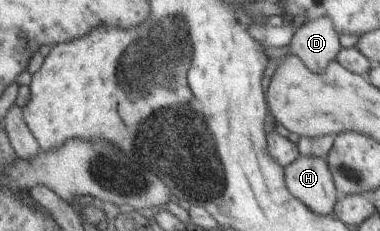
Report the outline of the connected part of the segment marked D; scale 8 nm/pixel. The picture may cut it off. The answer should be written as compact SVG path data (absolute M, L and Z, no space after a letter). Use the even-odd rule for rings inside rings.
M327 16L300 23L294 31L290 48L313 74L323 74L342 49L339 34Z

